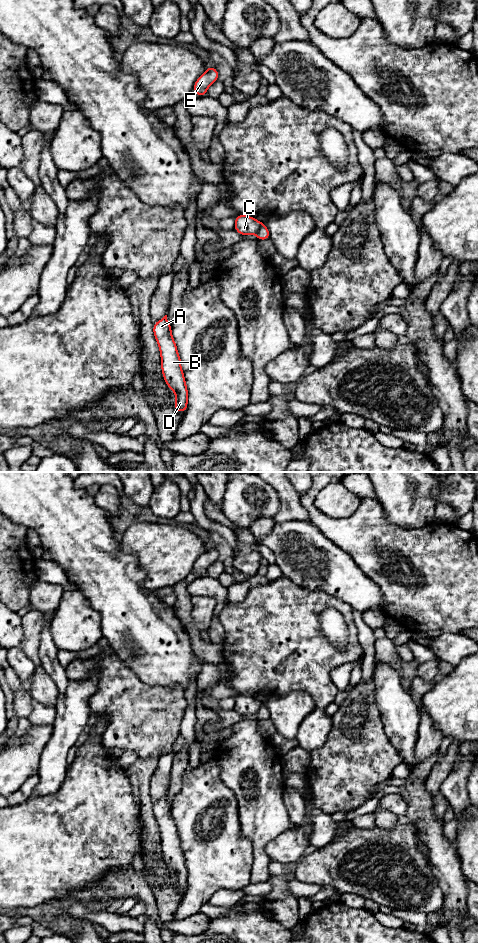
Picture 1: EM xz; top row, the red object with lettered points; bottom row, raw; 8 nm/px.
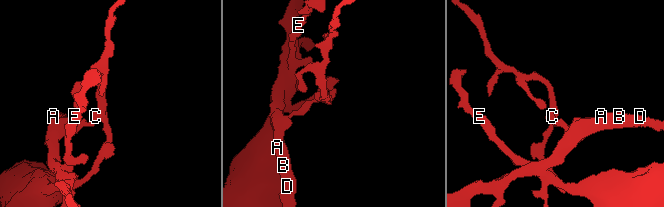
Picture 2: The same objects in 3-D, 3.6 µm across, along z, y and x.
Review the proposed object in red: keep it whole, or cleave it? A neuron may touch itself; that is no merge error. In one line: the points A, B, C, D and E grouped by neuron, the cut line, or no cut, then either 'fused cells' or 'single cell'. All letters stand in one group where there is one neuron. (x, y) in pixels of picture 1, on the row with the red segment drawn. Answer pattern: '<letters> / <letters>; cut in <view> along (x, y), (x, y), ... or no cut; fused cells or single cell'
A B C D / E; cut in xz along (263, 223), (255, 233); fused cells

